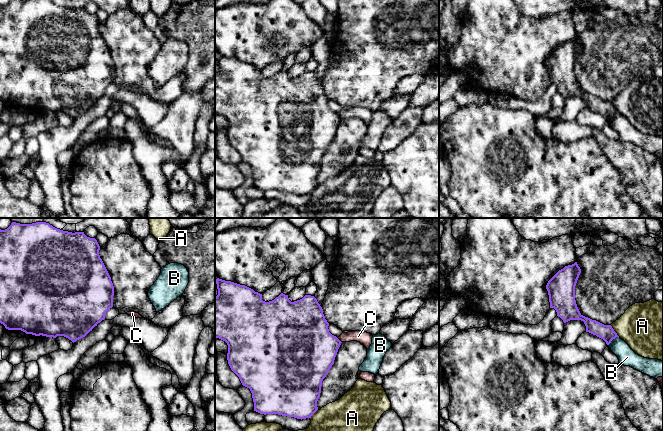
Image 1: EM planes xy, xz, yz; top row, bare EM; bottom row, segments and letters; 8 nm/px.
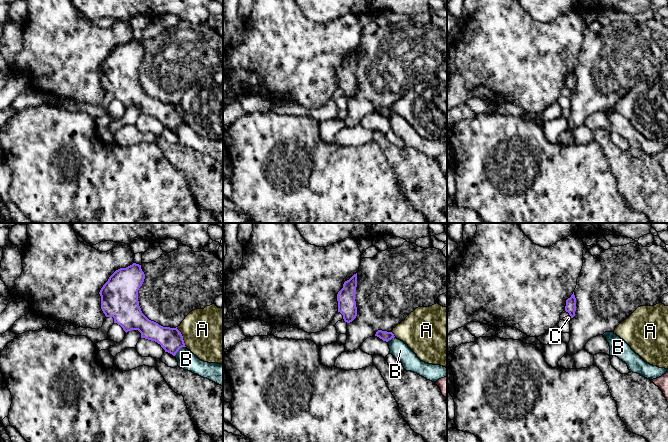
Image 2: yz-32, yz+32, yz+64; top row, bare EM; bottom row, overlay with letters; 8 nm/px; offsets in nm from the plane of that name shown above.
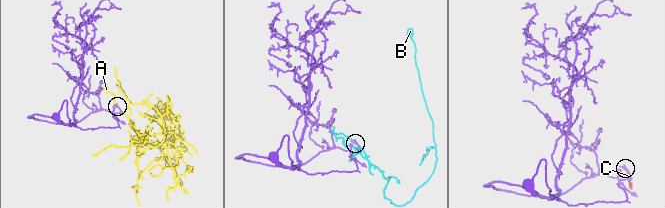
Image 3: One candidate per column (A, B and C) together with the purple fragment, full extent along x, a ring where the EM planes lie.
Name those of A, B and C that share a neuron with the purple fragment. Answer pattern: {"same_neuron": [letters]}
{"same_neuron": []}

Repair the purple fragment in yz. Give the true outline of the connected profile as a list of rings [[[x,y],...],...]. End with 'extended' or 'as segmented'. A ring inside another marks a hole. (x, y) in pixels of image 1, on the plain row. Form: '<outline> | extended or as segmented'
[[[577,38],[565,42],[559,46],[547,59],[546,65],[549,71],[550,84],[554,84],[557,92],[564,99],[570,96],[581,96],[589,108],[603,115],[607,121],[613,115],[619,113],[611,101],[604,101],[596,96],[583,92],[576,80],[575,62],[581,45]]] | as segmented

